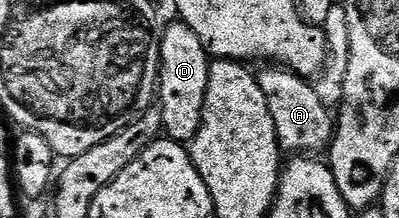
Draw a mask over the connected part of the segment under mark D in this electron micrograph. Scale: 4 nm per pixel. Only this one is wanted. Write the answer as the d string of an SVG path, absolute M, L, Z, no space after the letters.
M174 22L162 29L159 37L159 83L157 104L163 123L162 135L168 140L187 146L199 133L203 107L209 86L209 66L212 57L207 55L205 46L197 34L182 22Z

